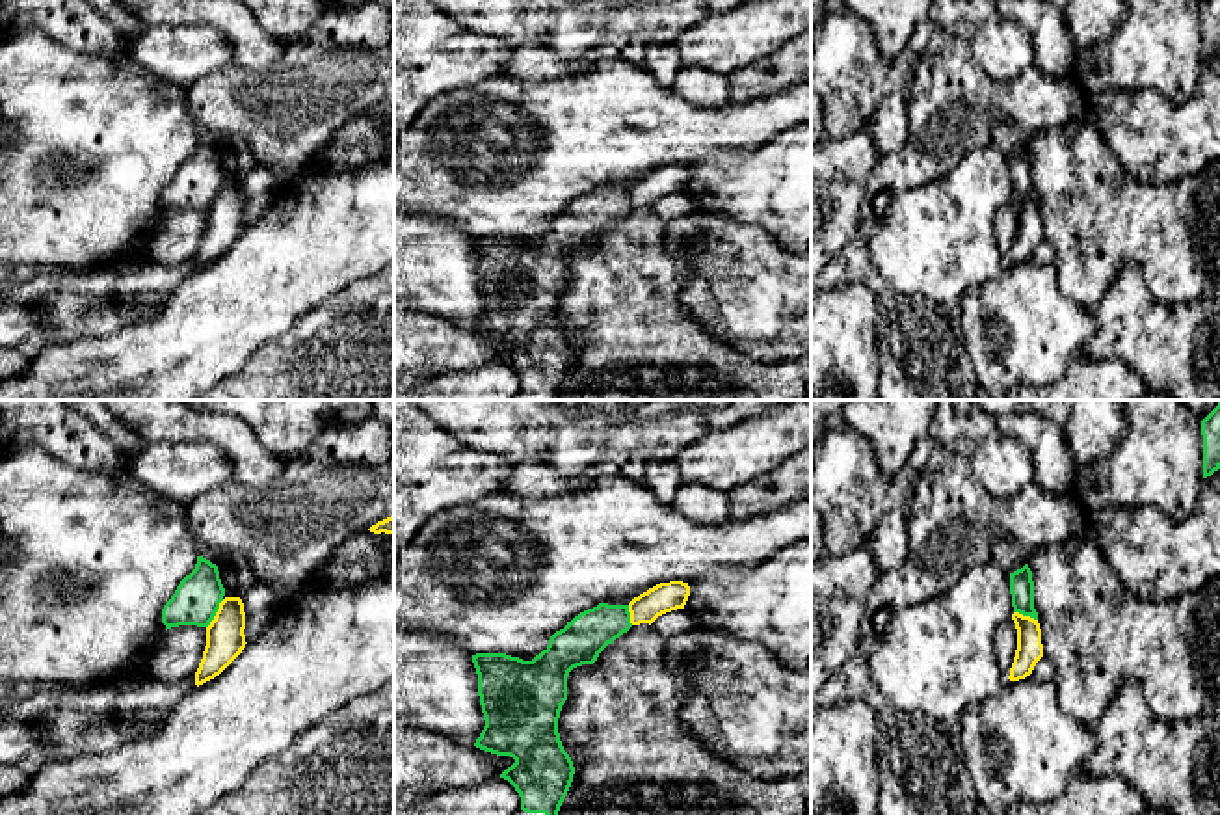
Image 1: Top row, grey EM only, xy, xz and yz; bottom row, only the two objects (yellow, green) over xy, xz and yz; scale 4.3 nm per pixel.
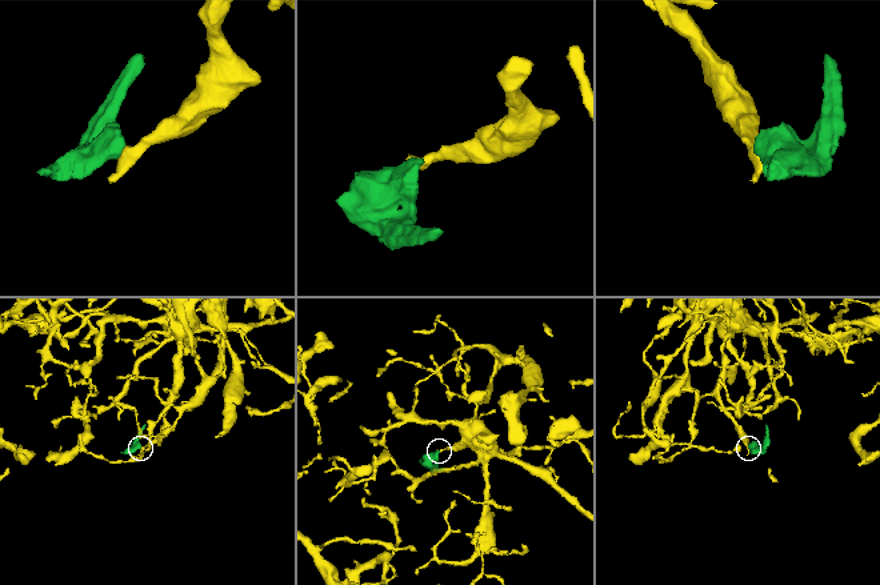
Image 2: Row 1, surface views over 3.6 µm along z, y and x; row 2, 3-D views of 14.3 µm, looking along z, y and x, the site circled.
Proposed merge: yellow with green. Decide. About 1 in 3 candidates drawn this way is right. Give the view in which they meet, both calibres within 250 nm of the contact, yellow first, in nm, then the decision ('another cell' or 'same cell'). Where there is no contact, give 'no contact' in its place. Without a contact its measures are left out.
xy | 170/200 nm | another cell

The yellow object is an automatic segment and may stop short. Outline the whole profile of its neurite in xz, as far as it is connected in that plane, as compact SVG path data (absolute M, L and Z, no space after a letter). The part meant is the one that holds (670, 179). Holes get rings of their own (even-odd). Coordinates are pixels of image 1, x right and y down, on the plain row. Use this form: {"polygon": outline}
{"polygon": "M683 164L660 166L629 186L630 207L651 208L658 199L677 192L684 192L688 179L690 179L688 166Z"}

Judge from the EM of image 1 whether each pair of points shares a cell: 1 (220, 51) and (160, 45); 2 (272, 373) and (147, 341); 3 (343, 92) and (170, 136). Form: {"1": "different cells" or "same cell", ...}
{"1": "same cell", "2": "different cells", "3": "different cells"}

